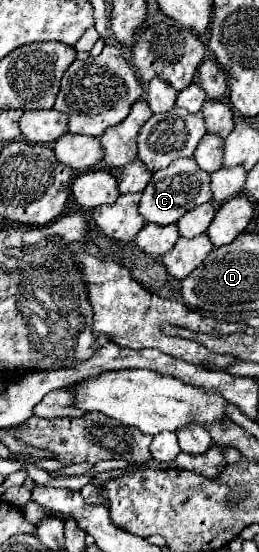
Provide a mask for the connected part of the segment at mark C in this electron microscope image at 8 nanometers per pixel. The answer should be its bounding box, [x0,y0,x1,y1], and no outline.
[140,158,212,226]

